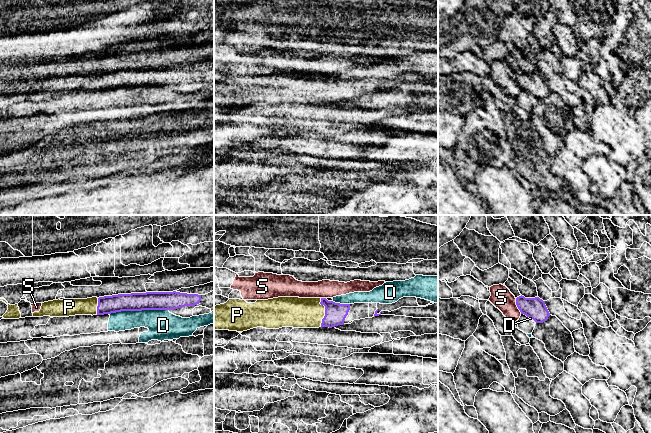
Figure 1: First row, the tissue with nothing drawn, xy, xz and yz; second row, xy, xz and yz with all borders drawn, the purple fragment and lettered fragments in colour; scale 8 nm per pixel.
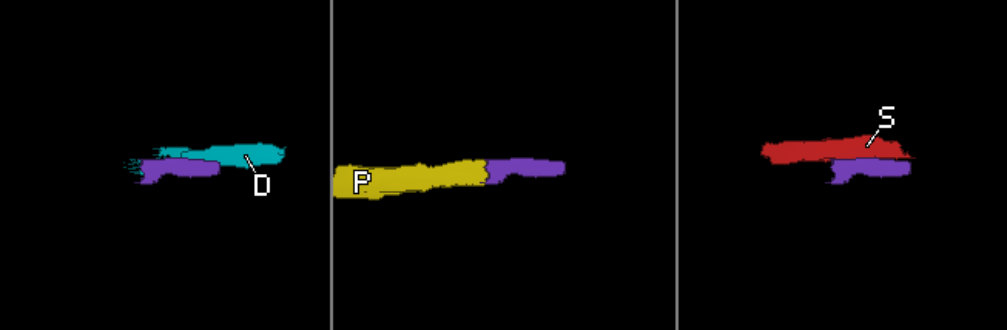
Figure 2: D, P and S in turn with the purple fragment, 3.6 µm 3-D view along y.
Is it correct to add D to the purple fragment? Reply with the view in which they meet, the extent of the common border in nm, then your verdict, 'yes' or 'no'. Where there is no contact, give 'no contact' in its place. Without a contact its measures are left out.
contact in xy; length 480 nm; no

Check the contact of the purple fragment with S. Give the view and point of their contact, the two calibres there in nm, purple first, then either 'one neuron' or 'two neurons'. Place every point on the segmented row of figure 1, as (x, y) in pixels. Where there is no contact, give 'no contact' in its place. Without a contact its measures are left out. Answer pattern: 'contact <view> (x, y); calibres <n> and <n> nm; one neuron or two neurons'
contact yz (517, 306); calibres 170 and 170 nm; two neurons

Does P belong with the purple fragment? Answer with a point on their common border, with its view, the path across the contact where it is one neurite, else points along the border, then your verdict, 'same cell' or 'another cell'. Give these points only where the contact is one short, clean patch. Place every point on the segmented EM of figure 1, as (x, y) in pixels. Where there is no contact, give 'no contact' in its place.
meets purple in xz at (325, 312); runs through xz (335, 313), (325, 312), (295, 312); same cell

